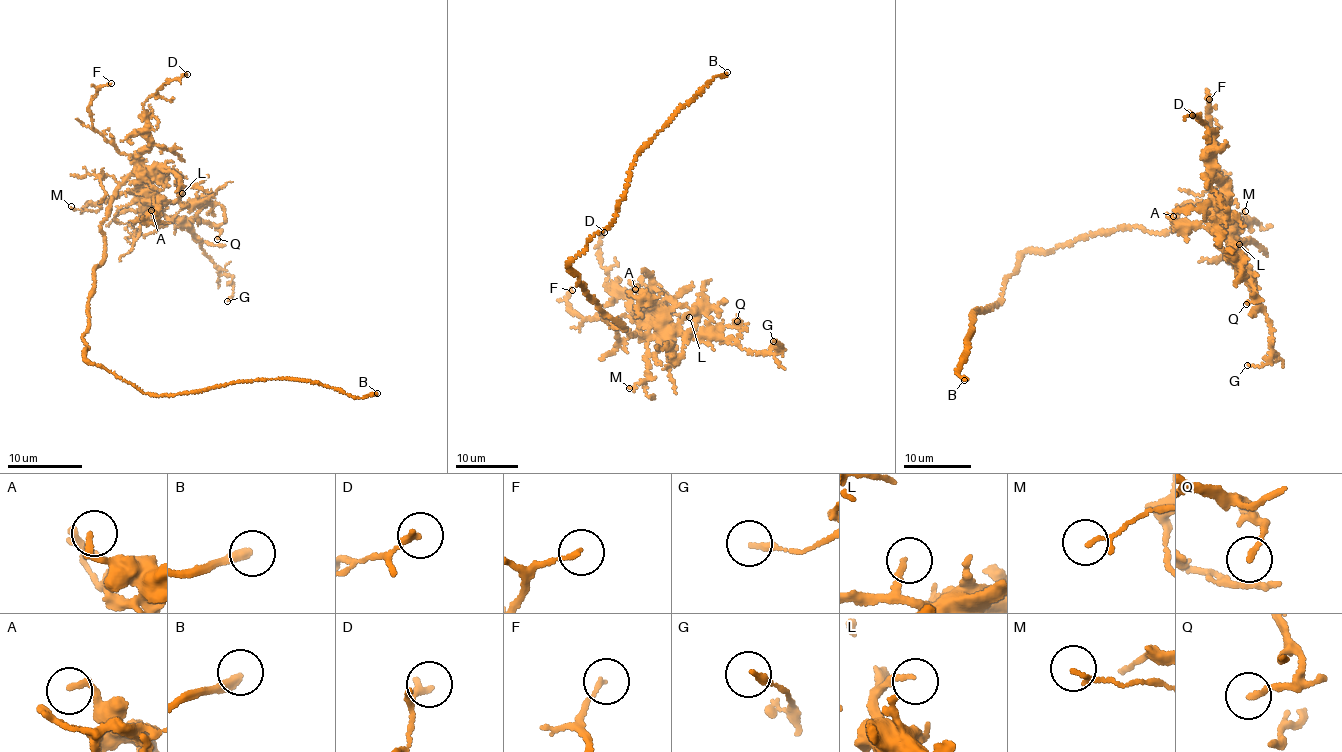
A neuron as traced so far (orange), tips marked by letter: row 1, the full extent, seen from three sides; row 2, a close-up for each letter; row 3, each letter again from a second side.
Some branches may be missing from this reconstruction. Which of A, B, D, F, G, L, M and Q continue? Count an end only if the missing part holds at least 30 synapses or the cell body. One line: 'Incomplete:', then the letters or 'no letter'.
Incomplete: B

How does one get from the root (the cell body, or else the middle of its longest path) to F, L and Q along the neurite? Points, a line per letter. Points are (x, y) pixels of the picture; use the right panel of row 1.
F: (1101, 233), (1131, 227), (1165, 232), (1174, 227), (1180, 209), (1214, 205), (1228, 197), (1213, 155), (1209, 99)
L: (1101, 233), (1131, 227), (1163, 233), (1174, 227), (1180, 209), (1224, 200), (1223, 222), (1233, 245), (1239, 244)
Q: (1101, 233), (1131, 227), (1163, 233), (1174, 227), (1182, 208), (1227, 200), (1223, 217), (1256, 295), (1246, 304)

